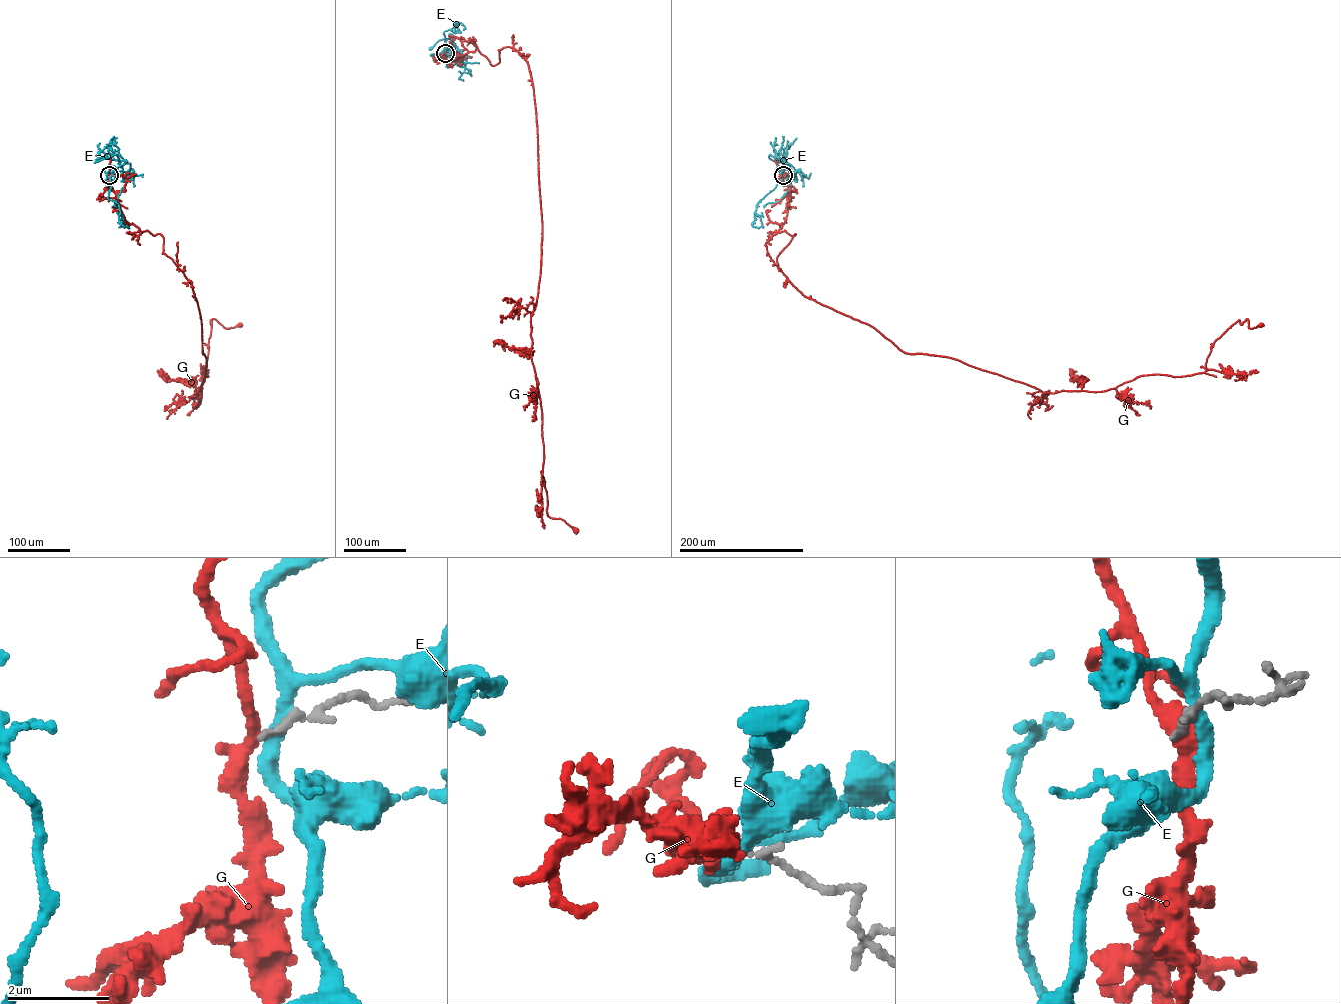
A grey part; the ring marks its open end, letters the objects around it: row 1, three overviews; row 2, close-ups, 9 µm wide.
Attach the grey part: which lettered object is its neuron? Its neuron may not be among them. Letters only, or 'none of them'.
none of them

